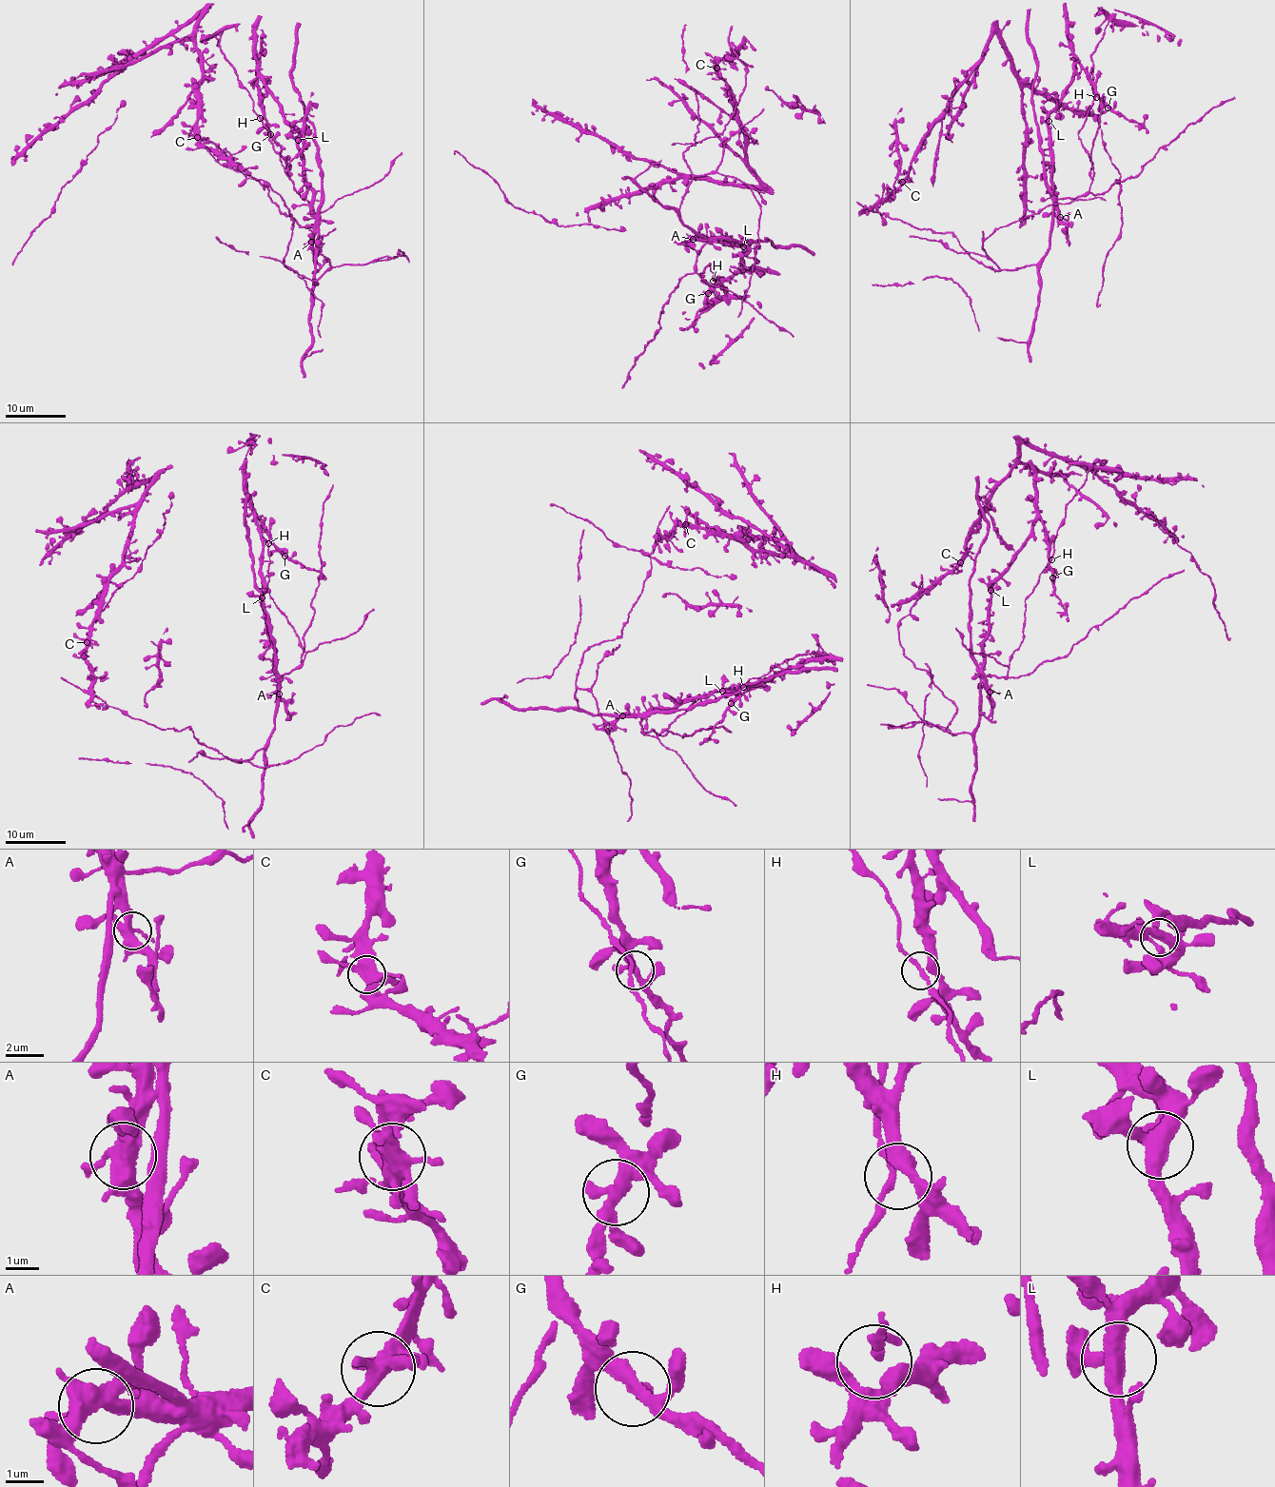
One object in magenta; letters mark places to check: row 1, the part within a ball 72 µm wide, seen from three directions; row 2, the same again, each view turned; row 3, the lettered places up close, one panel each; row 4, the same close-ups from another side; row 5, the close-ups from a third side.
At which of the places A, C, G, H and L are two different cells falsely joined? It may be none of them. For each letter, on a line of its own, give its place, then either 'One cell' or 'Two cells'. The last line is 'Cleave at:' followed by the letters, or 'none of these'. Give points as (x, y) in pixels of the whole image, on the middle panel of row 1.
A: Place: (693, 239). One cell
C: Place: (716, 68). One cell
G: Place: (708, 293). One cell
H: Place: (713, 281). One cell
L: Place: (743, 246). One cell
Cleave at: none of these

